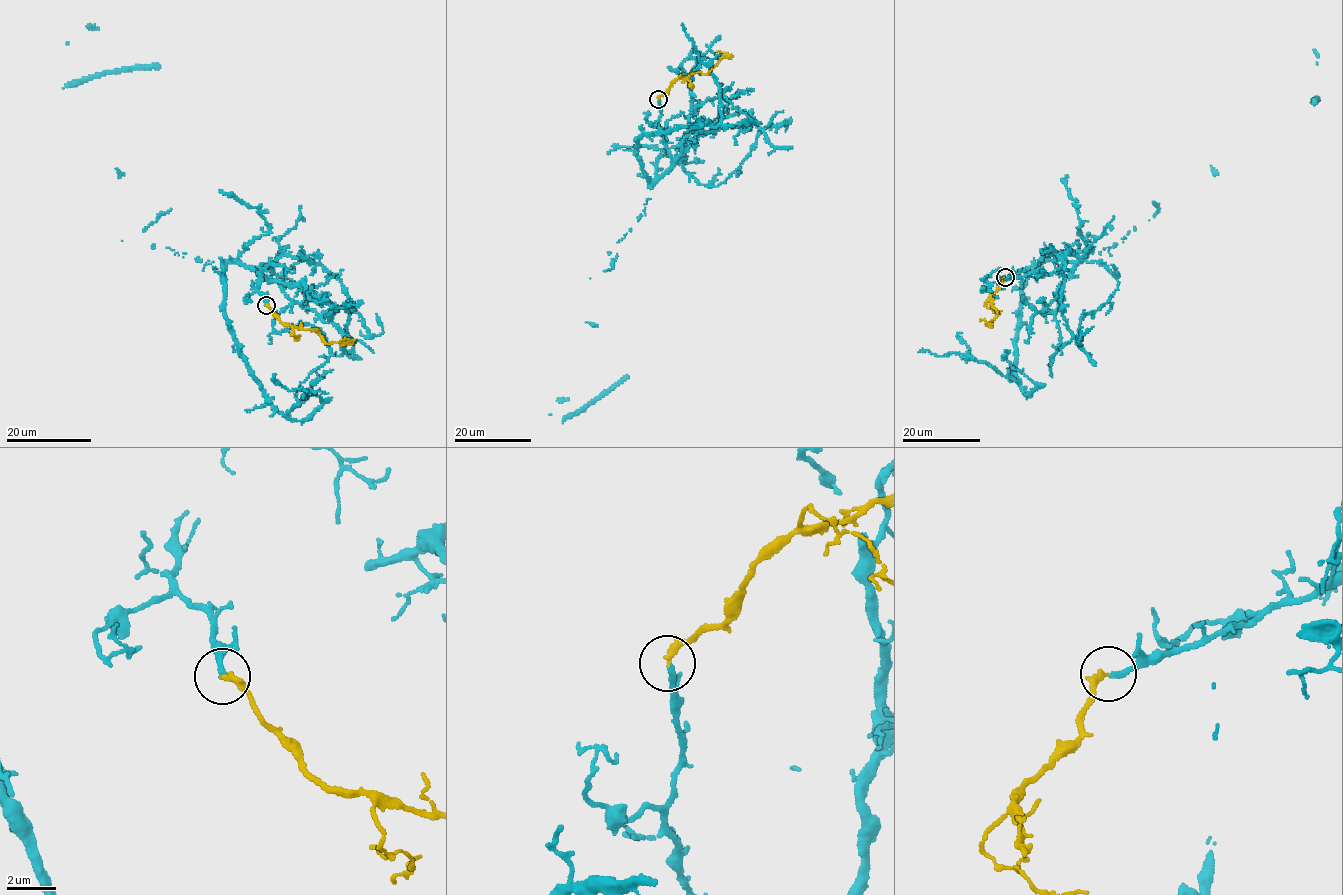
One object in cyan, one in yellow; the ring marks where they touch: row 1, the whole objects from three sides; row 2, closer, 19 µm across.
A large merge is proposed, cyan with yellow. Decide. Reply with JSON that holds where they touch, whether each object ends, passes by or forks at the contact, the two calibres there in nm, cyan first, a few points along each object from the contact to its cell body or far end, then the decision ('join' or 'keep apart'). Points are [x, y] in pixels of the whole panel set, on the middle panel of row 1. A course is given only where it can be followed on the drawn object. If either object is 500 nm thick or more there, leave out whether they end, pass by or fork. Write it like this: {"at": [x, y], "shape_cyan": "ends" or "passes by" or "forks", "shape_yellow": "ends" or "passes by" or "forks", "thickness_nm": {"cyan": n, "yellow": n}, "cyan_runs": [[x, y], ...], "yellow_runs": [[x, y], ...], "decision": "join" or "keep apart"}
{"at": [658, 99], "shape_cyan": "ends", "shape_yellow": "ends", "thickness_nm": {"cyan": 240, "yellow": 240}, "cyan_runs": [[658, 99], [670, 169], [608, 255], [604, 271], [612, 269], [568, 414], [628, 375]], "yellow_runs": [[658, 99], [674, 82], [691, 74], [709, 72], [727, 54], [717, 51]], "decision": "join"}

